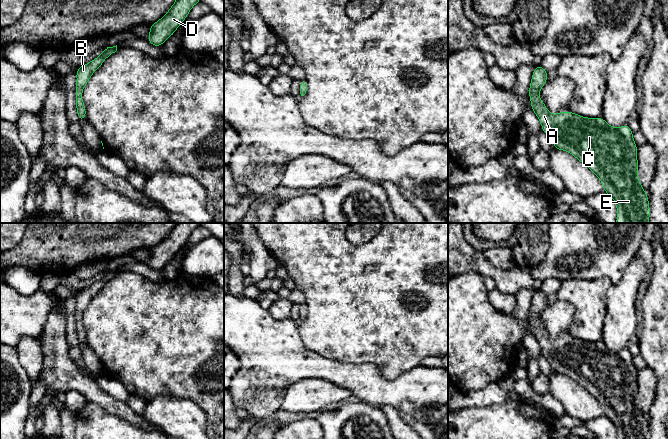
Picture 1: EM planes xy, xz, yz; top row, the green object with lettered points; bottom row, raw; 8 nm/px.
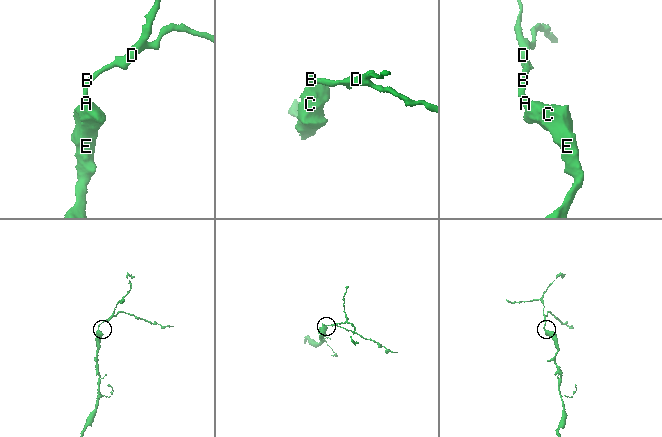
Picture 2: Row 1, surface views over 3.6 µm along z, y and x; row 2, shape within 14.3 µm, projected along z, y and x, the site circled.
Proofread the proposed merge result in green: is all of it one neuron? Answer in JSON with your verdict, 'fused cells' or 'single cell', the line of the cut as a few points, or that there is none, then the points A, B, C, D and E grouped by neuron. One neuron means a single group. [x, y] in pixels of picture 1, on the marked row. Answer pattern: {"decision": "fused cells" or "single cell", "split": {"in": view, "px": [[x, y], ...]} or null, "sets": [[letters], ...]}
{"decision": "single cell", "split": null, "sets": [["A", "B", "C", "D", "E"]]}

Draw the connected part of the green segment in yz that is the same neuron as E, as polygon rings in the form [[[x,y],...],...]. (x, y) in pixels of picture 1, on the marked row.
[[[541,65],[535,66],[528,94],[531,109],[537,115],[543,132],[548,137],[562,139],[552,141],[552,146],[571,153],[601,180],[604,192],[613,198],[617,206],[616,223],[649,223],[648,195],[638,180],[637,145],[633,140],[633,132],[628,123],[620,128],[614,128],[608,125],[603,117],[580,117],[577,113],[569,111],[550,114],[543,100],[538,96],[541,88],[547,82],[547,76],[548,71]]]

